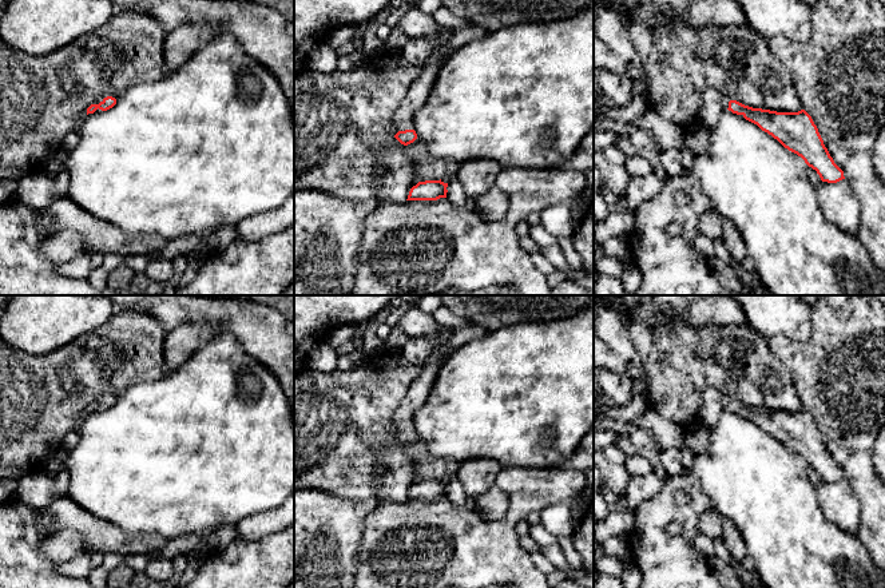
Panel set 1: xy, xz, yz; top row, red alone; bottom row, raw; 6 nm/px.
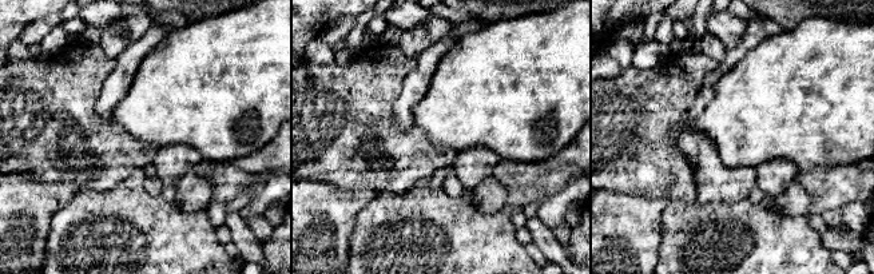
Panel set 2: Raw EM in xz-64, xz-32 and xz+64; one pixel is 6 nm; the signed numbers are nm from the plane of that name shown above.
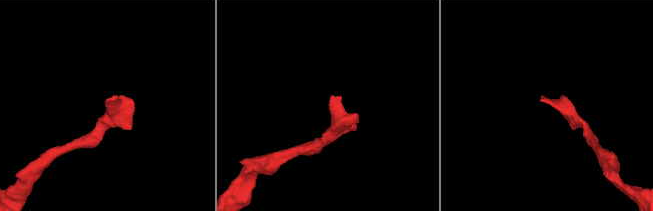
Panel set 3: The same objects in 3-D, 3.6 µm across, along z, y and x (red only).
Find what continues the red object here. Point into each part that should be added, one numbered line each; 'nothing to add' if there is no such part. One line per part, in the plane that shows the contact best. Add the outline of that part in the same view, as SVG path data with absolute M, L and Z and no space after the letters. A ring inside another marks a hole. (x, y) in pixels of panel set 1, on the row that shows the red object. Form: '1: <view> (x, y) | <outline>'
1: xz (419, 90) | M432 55L424 63L417 79L410 83L402 103L393 115L393 123L398 131L412 130L413 114L426 102L444 61L440 55Z

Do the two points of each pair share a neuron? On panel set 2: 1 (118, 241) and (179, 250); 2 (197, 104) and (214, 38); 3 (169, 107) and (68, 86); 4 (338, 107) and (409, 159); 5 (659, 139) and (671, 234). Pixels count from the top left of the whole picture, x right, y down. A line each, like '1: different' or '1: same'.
1: same
2: same
3: different
4: same
5: different

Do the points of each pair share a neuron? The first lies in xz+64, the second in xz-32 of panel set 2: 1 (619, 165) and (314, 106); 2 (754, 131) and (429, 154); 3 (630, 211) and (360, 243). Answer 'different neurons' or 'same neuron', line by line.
1: same neuron
2: different neurons
3: different neurons

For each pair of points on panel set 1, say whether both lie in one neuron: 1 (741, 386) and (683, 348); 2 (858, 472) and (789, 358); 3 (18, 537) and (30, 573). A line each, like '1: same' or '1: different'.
1: same
2: same
3: same

